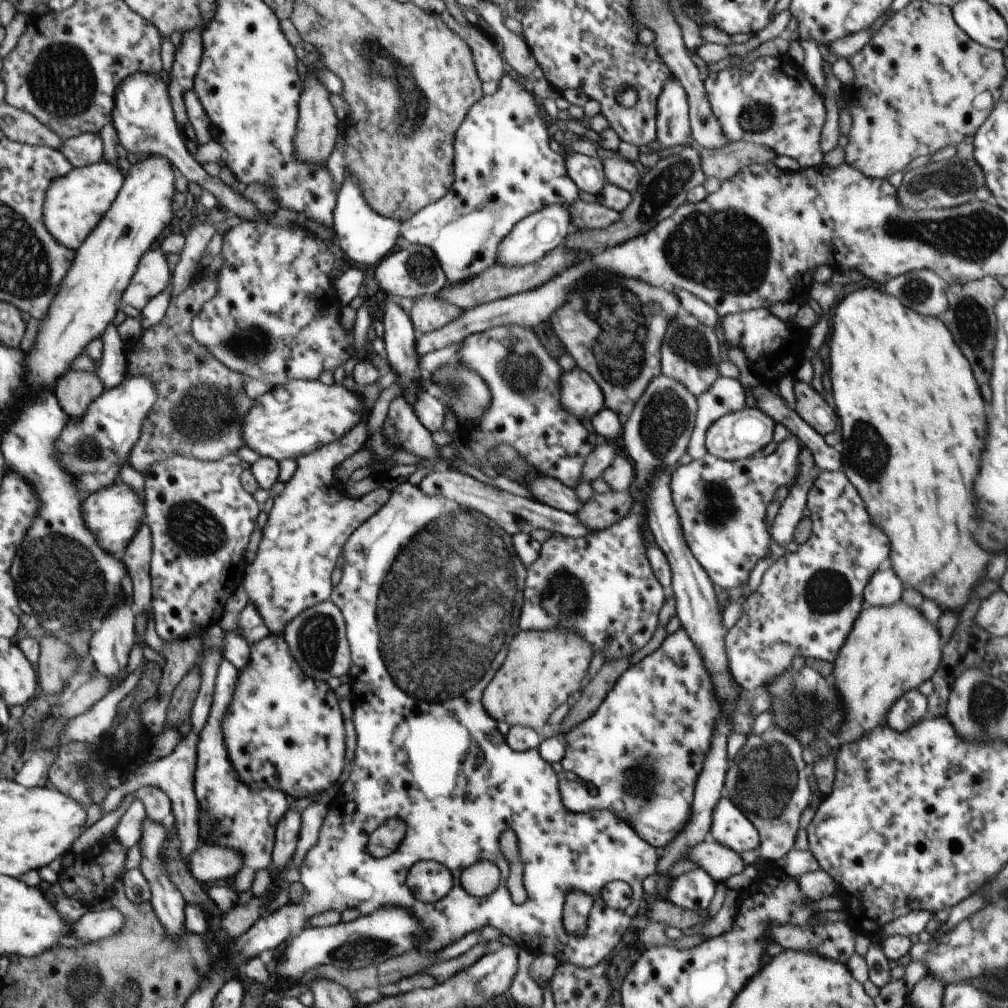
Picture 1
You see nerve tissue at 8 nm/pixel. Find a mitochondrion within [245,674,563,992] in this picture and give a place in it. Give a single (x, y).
(359, 947)

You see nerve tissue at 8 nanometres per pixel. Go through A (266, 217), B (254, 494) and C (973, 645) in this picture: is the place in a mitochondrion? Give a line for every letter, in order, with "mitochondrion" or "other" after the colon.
A: other
B: other
C: other

